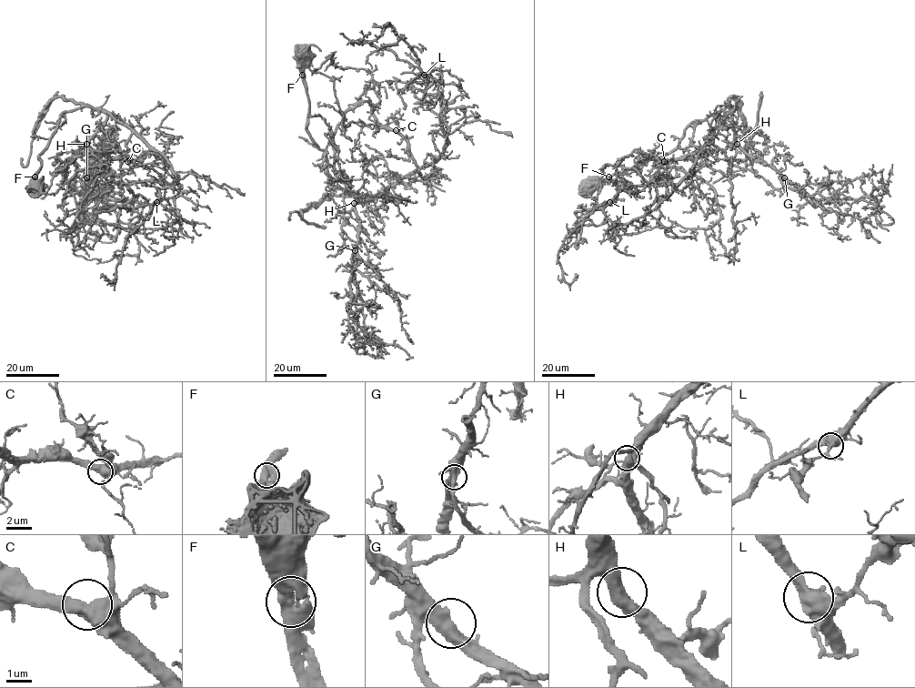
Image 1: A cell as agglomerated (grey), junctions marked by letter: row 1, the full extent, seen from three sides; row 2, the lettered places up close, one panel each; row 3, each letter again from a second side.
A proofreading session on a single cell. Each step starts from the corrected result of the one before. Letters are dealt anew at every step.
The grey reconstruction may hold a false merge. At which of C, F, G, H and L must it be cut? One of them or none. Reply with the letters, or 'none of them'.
none of them

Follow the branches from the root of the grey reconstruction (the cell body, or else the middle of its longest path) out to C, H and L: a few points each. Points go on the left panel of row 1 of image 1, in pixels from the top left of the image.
C: (36, 186), (38, 156), (61, 116), (77, 108), (111, 113), (149, 146), (139, 158), (127, 161)
H: (36, 186), (36, 175), (41, 166), (38, 156), (63, 113), (82, 106), (105, 113), (106, 120), (86, 144)
L: (36, 186), (38, 156), (59, 117), (92, 106), (130, 126), (164, 157), (178, 184), (157, 187), (156, 202)

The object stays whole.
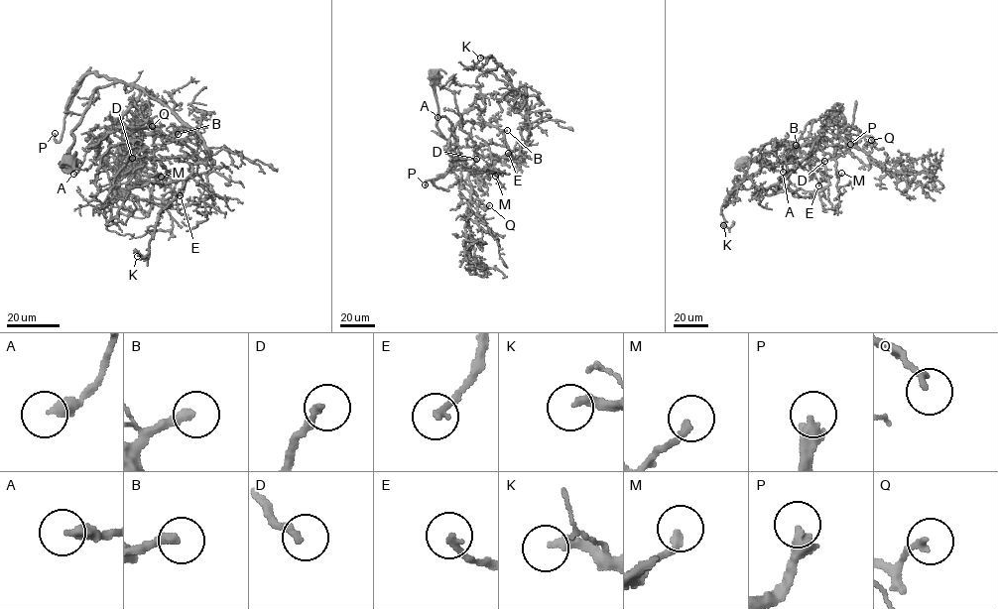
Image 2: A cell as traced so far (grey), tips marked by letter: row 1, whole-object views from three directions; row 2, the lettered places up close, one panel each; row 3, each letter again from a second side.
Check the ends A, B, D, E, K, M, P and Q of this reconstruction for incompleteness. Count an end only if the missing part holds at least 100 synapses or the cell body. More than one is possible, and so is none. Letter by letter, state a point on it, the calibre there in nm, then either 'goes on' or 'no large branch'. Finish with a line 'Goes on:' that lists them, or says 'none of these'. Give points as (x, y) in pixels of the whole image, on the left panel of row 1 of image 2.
A: place (73, 174); calibre 360 nm; no large branch
B: place (178, 134); calibre 320 nm; goes on
D: place (132, 158); calibre 240 nm; goes on
E: place (180, 195); calibre 190 nm; no large branch
K: place (137, 256); calibre 300 nm; no large branch
M: place (161, 177); calibre 220 nm; no large branch
P: place (55, 133); calibre 460 nm; goes on
Q: place (152, 126); calibre 180 nm; no large branch
Goes on: B, D, P

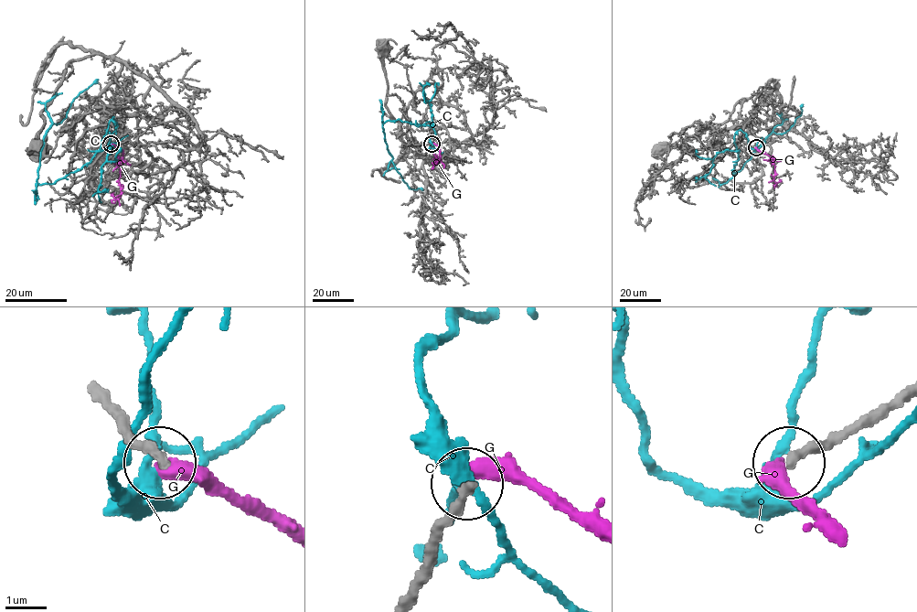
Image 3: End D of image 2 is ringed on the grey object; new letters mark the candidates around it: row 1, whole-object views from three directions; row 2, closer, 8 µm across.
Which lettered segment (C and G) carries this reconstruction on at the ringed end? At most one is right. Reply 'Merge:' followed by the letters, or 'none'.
Merge: G

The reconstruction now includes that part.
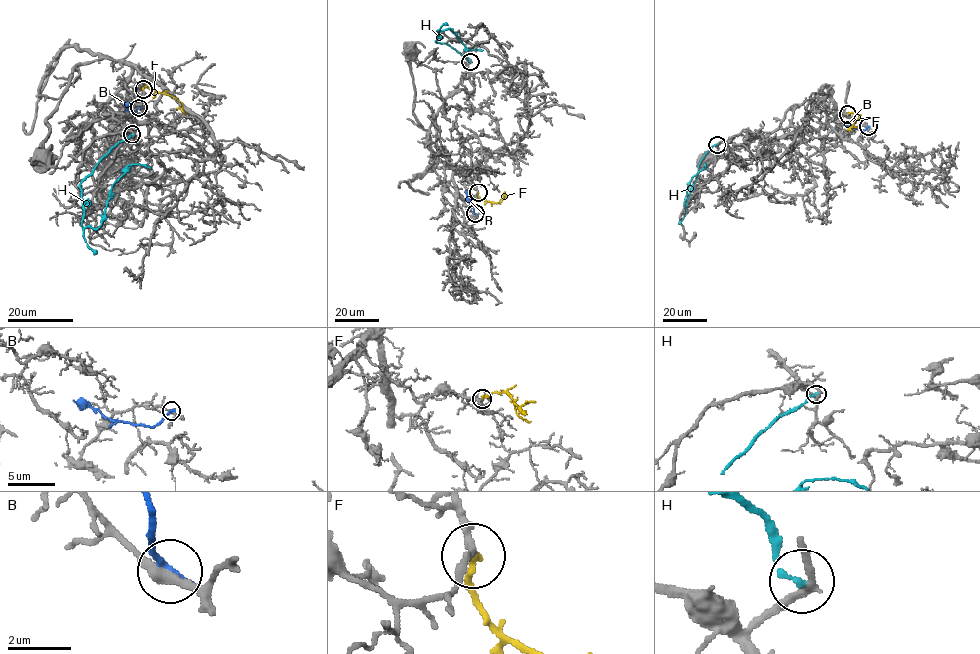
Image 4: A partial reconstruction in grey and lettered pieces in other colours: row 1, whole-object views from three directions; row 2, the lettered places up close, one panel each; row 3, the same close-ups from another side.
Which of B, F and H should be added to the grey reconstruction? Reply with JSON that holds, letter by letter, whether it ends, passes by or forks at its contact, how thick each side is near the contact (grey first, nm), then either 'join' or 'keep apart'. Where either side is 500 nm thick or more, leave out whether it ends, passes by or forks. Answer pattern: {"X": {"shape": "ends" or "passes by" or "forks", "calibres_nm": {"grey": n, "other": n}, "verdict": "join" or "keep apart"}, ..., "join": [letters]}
{"B": {"shape": "ends", "calibres_nm": {"grey": 320, "other": 220}, "verdict": "keep apart"}, "F": {"shape": "ends", "calibres_nm": {"grey": 180, "other": 220}, "verdict": "join"}, "H": {"shape": "ends", "calibres_nm": {"grey": 220, "other": 180}, "verdict": "keep apart"}, "join": ["F"]}

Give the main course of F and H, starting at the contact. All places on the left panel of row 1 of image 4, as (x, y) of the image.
F: (142, 89), (147, 87), (175, 97), (186, 114)
H: (132, 135), (81, 183), (82, 226), (98, 228), (101, 224), (112, 184), (126, 167), (145, 164), (150, 168)

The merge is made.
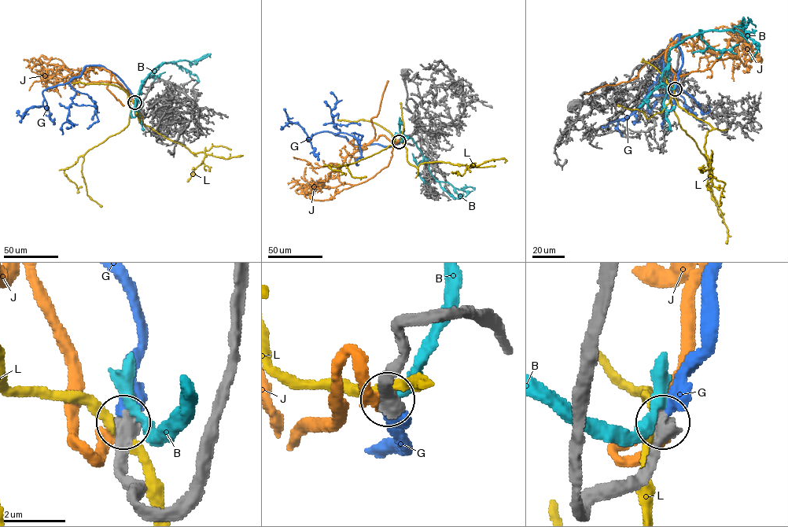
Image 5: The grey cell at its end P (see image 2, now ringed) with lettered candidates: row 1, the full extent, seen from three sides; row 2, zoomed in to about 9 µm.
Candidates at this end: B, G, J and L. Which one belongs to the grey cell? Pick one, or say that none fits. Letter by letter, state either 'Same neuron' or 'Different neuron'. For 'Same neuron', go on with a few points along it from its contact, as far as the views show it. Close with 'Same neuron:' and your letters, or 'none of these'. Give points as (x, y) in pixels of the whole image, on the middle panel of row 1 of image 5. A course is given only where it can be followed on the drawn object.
B: Different neuron
G: Same neuron. Its course: (399, 141), (390, 147), (355, 145), (328, 131), (307, 141), (307, 134), (289, 121), (284, 108)
J: Different neuron
L: Different neuron
Same neuron: G

